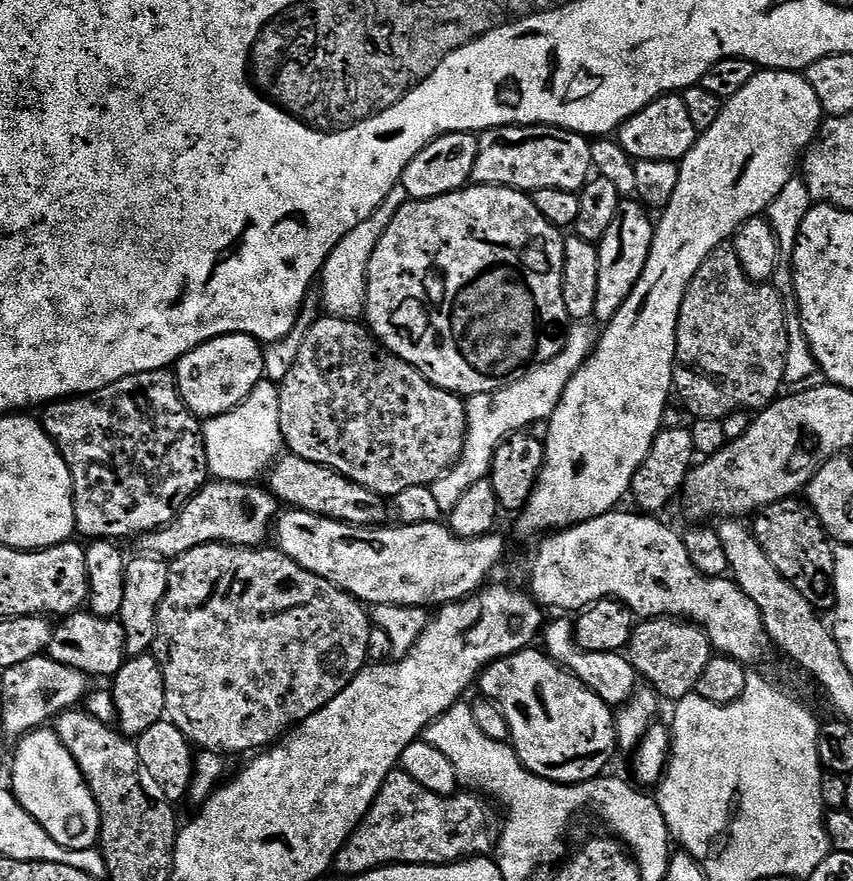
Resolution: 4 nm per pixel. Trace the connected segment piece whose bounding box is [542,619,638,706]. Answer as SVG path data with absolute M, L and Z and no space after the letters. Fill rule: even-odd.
M556 620L552 625L545 627L542 632L543 651L551 656L561 668L567 668L589 688L602 702L610 706L623 706L632 699L638 690L638 677L634 666L627 655L619 652L587 652L578 646L576 629L573 621Z

